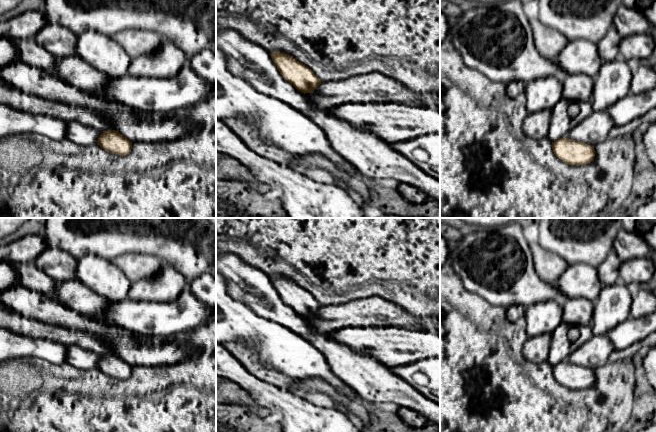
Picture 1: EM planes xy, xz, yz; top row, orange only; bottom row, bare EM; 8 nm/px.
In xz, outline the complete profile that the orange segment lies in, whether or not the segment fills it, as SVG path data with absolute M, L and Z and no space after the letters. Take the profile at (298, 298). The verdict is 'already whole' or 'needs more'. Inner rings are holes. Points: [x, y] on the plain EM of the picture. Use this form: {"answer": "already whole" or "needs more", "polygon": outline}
{"answer": "already whole", "polygon": "M274 276L270 280L284 303L289 305L302 317L313 317L321 308L321 304L305 288L290 279Z"}

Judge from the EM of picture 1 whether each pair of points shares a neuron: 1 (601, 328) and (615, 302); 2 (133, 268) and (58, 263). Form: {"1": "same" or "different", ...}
{"1": "same", "2": "different"}

